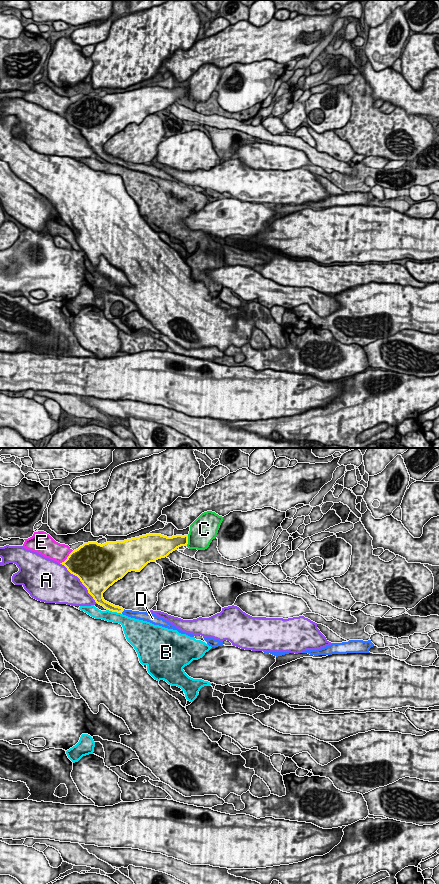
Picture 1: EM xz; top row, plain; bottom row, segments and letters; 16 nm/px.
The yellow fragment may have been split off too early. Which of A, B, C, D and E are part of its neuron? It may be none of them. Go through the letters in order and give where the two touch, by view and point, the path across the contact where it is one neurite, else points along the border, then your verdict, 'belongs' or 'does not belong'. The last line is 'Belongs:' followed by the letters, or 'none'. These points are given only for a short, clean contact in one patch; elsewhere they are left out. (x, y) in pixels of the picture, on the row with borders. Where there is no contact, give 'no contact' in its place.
A: contact xz (80, 580); does not belong
B: contact xz (114, 611); does not belong
C: contact xz (187, 540); does not belong
D: contact xz (123, 610); way xz (108, 606), (123, 610), (133, 614); belongs
E: contact xz (67, 557); does not belong
Belongs: D

